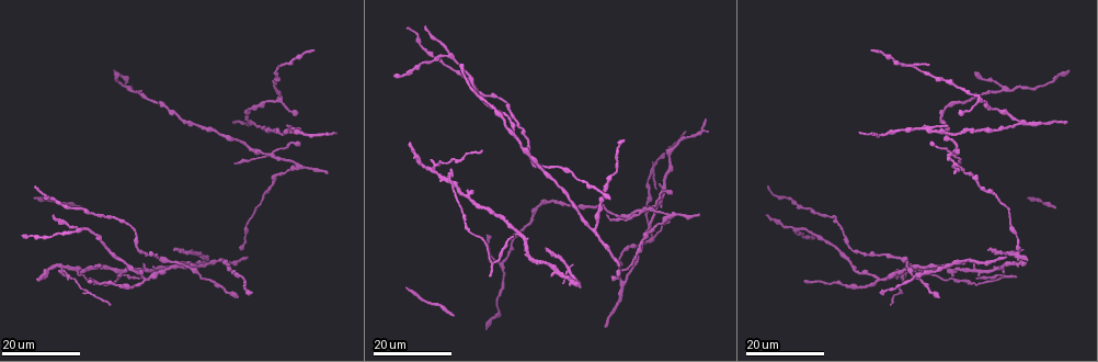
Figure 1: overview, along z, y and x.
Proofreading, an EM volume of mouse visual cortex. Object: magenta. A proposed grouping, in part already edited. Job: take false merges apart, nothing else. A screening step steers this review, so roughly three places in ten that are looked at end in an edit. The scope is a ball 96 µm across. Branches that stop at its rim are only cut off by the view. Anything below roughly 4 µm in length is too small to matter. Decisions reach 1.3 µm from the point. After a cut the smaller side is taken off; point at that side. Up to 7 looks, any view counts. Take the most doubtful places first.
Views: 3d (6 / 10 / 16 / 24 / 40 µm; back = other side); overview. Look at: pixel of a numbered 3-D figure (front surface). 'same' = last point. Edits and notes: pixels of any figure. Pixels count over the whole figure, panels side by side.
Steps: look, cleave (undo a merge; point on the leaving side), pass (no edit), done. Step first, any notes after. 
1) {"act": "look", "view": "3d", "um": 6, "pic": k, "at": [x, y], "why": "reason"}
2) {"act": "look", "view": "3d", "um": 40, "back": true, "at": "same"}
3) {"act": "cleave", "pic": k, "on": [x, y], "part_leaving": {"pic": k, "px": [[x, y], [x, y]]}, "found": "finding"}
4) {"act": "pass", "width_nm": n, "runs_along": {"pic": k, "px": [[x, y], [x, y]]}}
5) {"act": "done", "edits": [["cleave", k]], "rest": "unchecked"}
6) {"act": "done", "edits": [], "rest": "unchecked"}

{"act": "look", "view": "3d", "um": 24, "pic": 1, "at": [913, 66], "why": "four arms meet"}

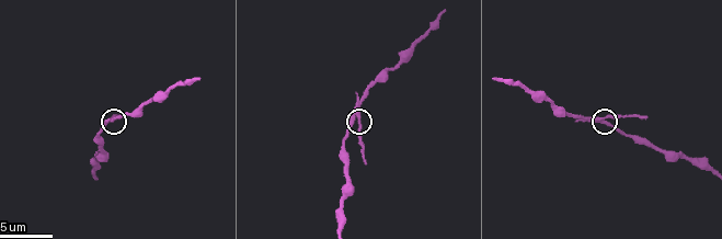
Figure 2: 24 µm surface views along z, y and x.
{"act": "look", "view": "3d", "um": 6, "pic": 2, "at": [357, 119], "why": "closer look"}

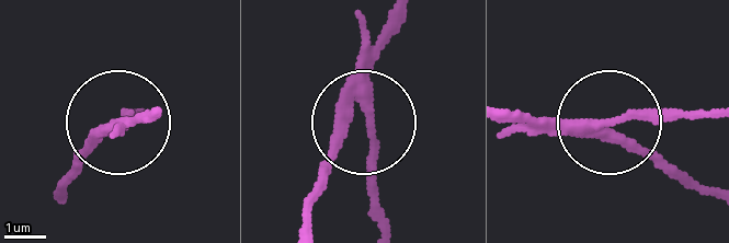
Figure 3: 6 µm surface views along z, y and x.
{"act": "look", "view": "3d", "um": 6, "back": true, "pic": 3, "at": [370, 120], "why": "other side"}

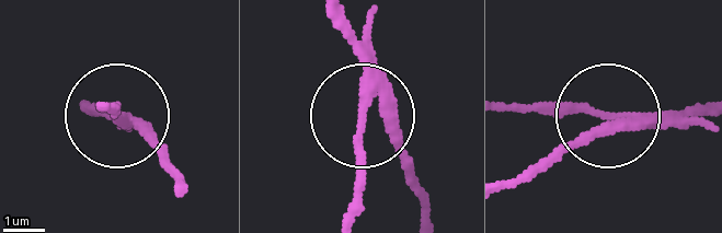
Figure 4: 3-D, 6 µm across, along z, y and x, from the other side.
{"act": "pass", "arms": 4, "runs_along": {"pic": 4, "px": [[174, 187], [142, 131], [111, 111]]}, "found": "continuous, no second neuron"}

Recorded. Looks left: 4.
{"act": "look", "view": "3d", "um": 16, "pic": 1, "at": [433, 168]}

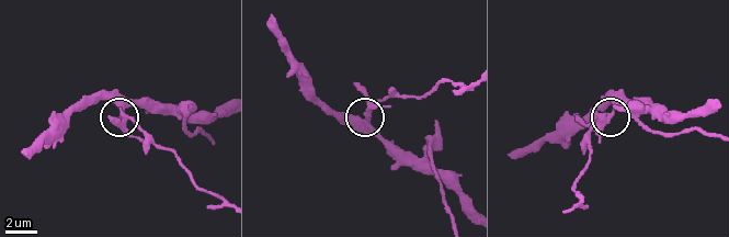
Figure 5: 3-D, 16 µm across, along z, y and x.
{"act": "look", "view": "3d", "um": 10, "pic": 5, "at": [364, 120], "why": "zoom in"}

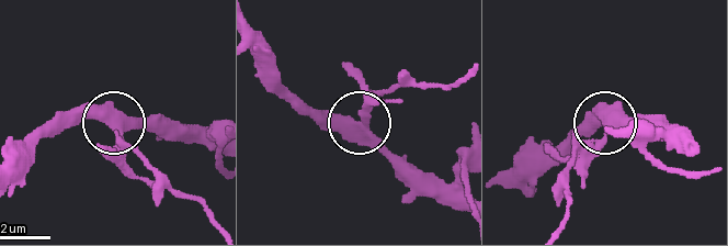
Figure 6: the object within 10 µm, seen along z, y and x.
{"act": "look", "view": "3d", "um": 10, "back": true, "pic": 6, "at": [362, 122]}

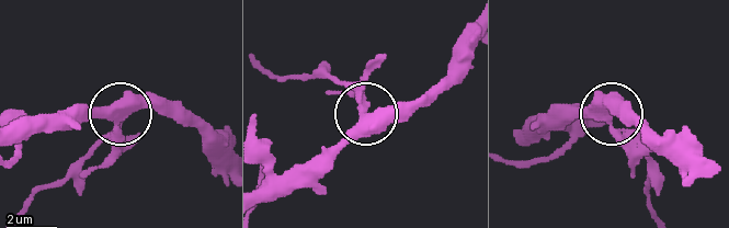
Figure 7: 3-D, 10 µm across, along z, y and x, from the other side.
{"act": "cleave", "pic": 7, "on": [112, 158], "part_leaving": {"pic": 7, "px": [[120, 127], [37, 191], [23, 216]]}, "found": "two neurons meet here"}

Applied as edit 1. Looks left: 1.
{"act": "done", "edits": [["cleave", 7]], "rest": "unchecked"}

